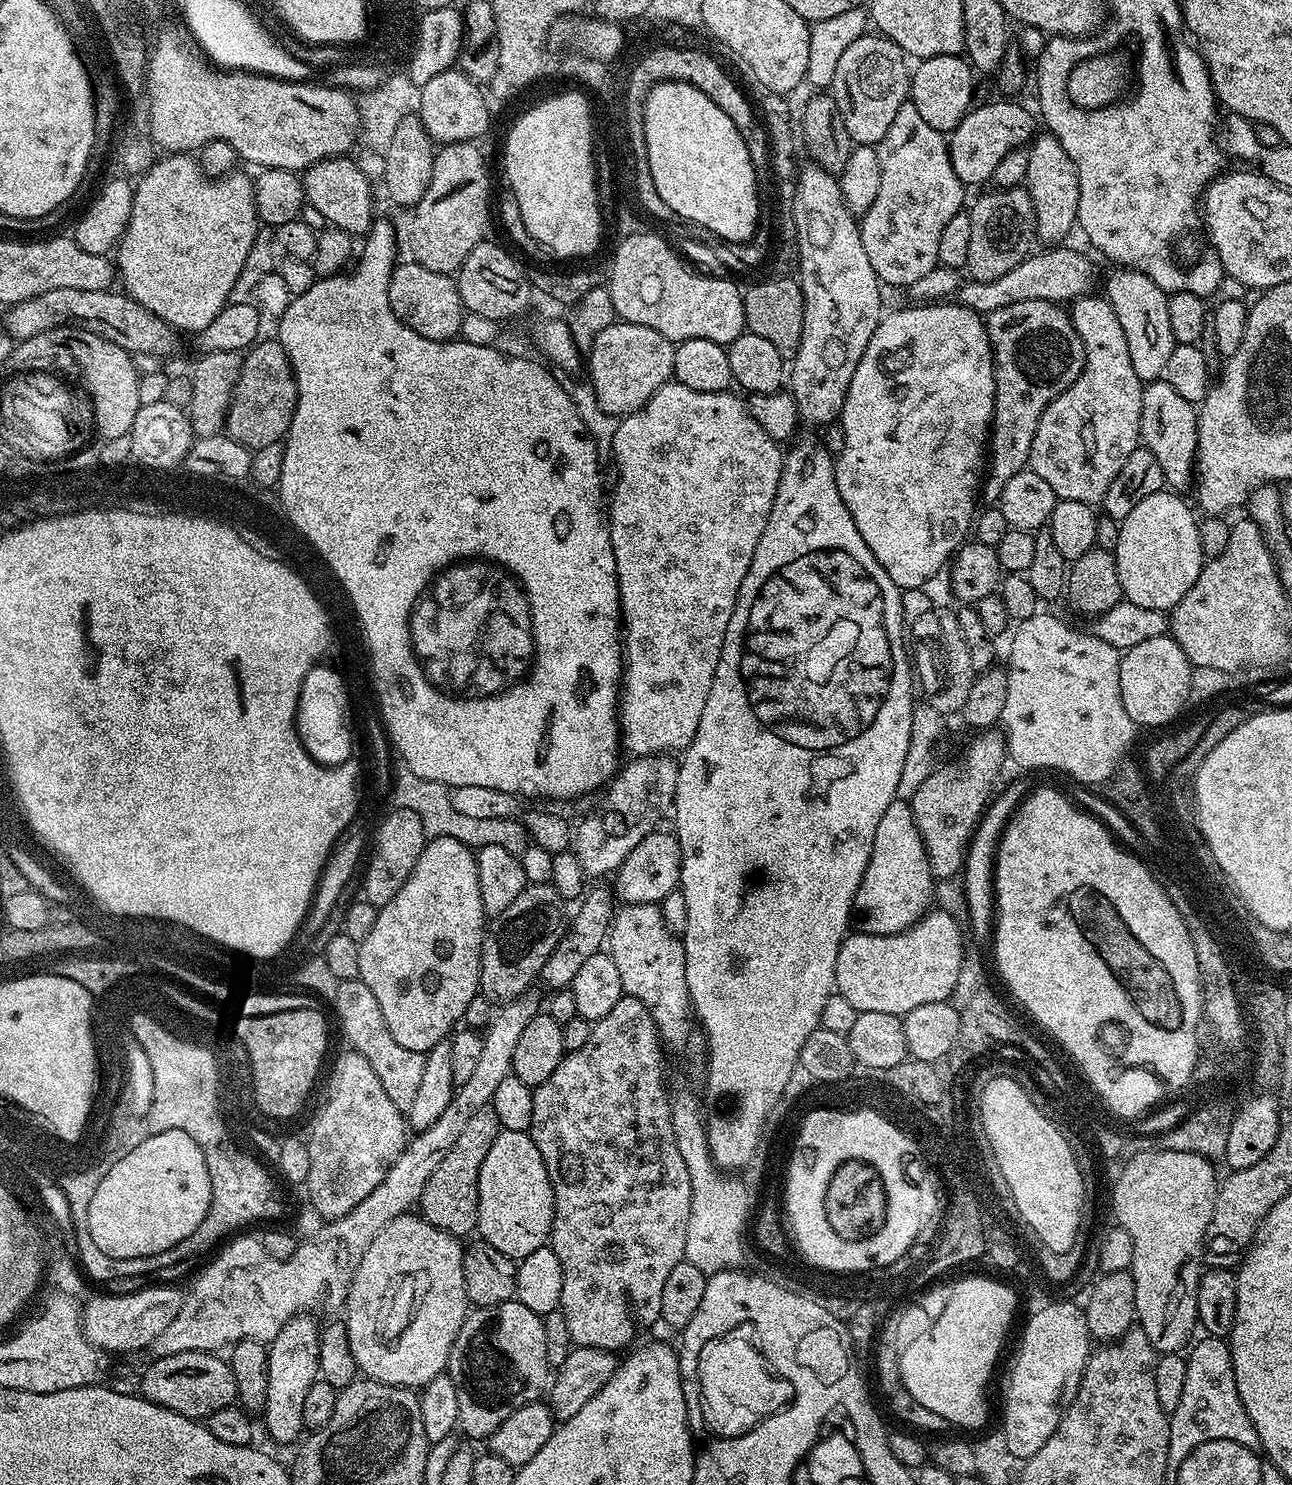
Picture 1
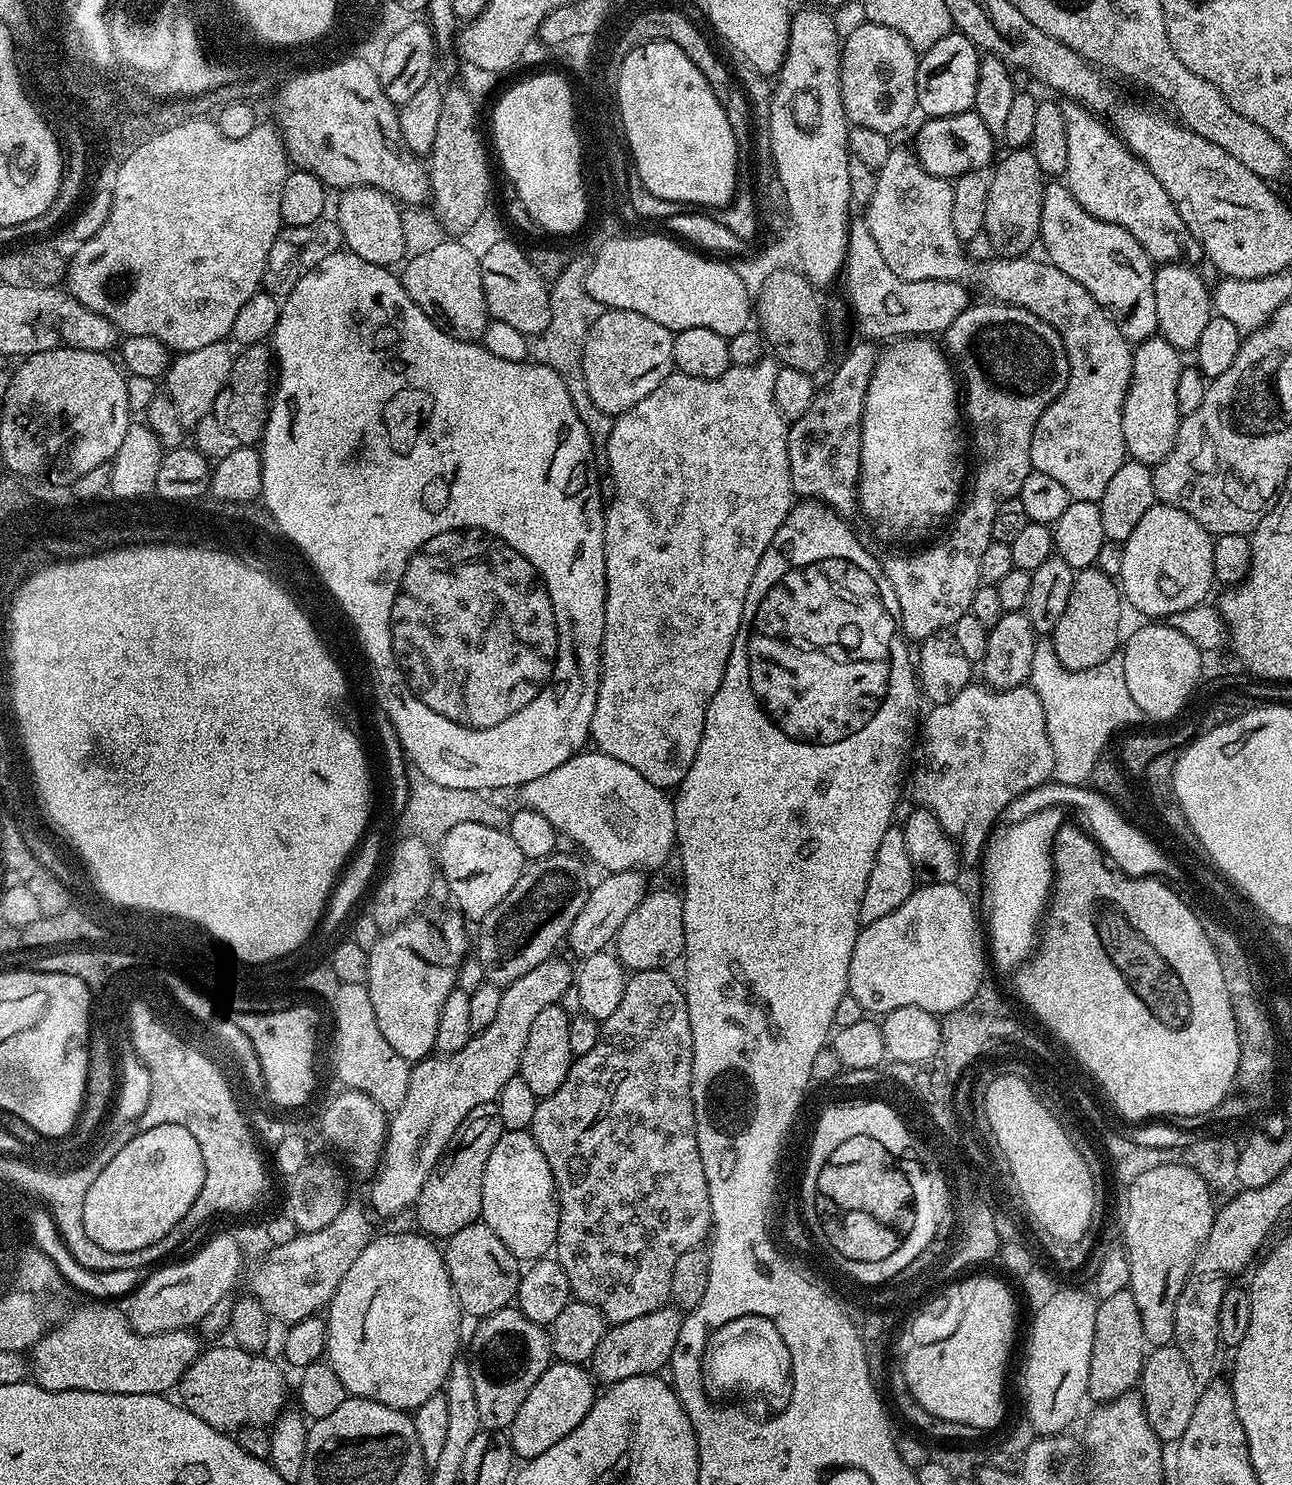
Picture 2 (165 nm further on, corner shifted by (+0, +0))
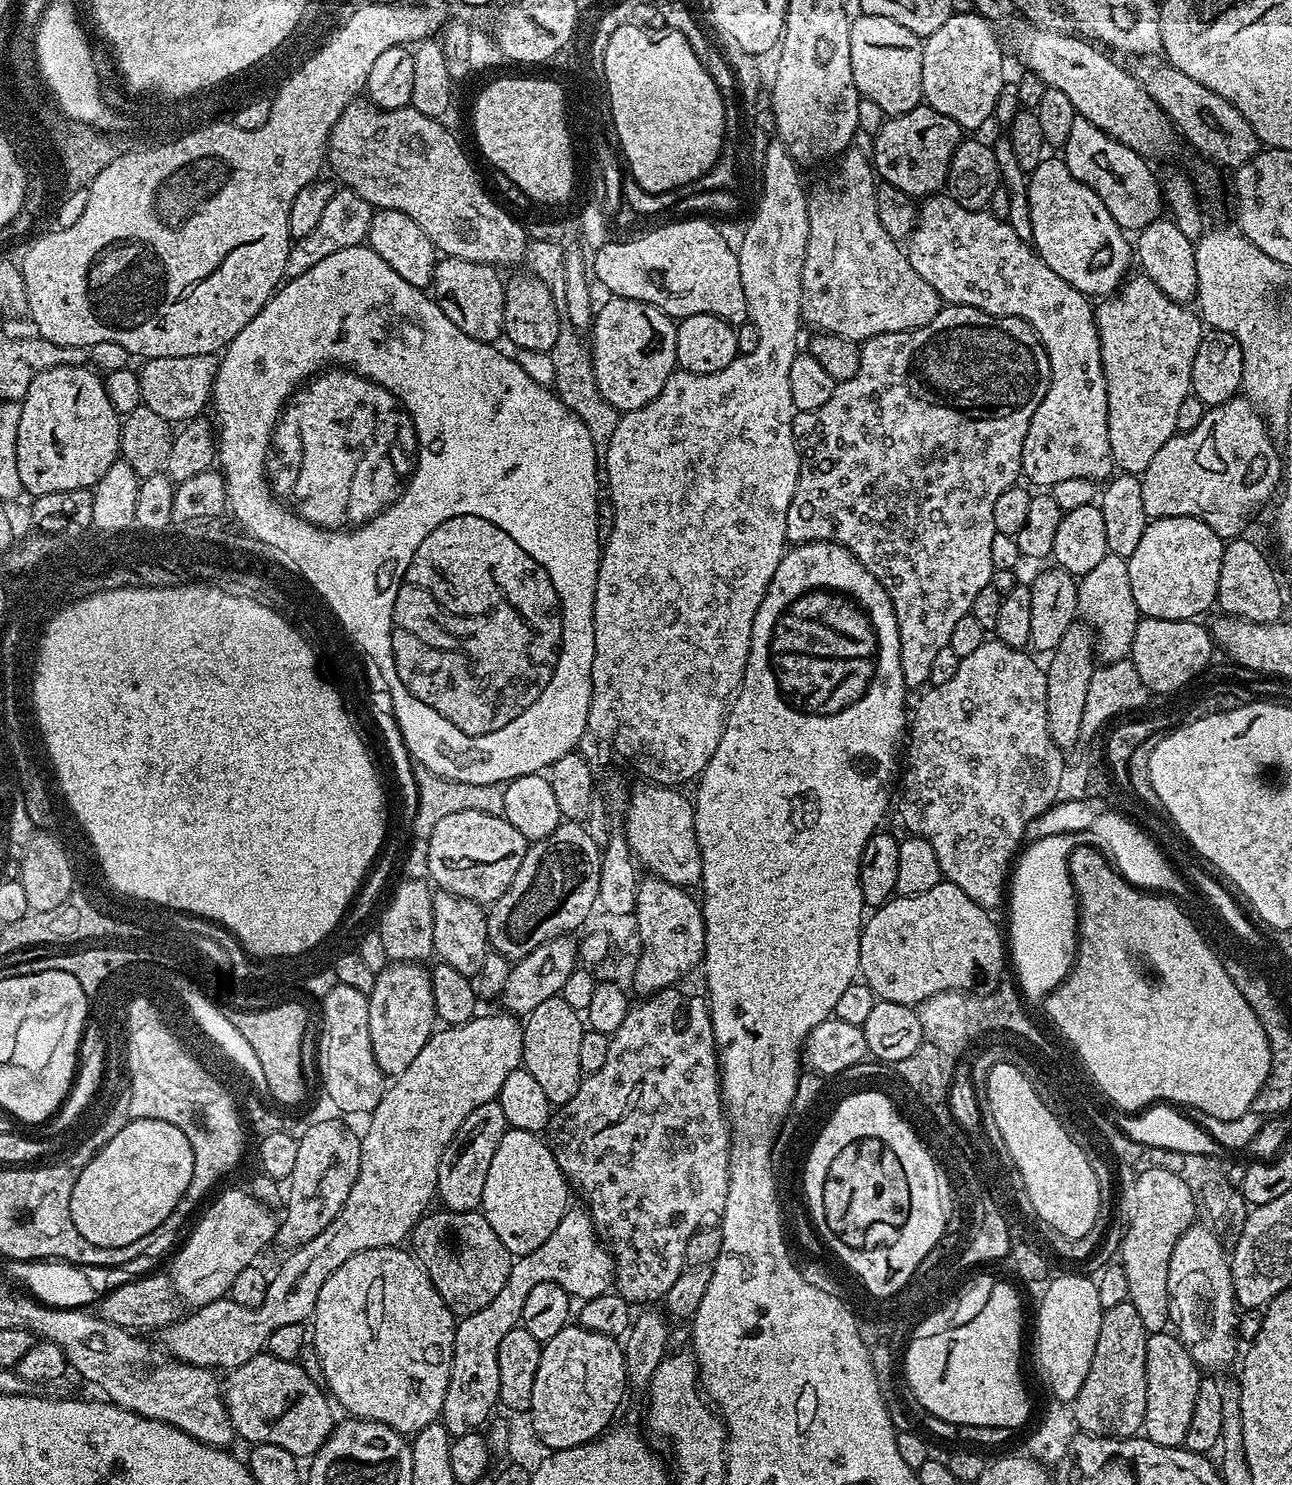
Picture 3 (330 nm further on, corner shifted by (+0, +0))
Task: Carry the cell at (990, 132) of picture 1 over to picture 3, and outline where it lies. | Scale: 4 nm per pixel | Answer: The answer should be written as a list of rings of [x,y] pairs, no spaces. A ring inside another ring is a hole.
[[[921,106],[910,110],[901,116],[889,116],[884,121],[884,125],[874,133],[876,140],[872,144],[870,159],[872,167],[879,179],[890,186],[898,186],[898,190],[906,190],[913,198],[924,198],[929,194],[936,194],[947,185],[950,162],[956,147],[960,145],[962,139],[962,129],[958,122],[946,118],[946,114],[938,114],[938,110]]]

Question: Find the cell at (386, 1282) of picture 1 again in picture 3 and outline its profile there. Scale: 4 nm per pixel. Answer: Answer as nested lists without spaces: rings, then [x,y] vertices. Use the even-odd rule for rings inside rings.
[[[400,1246],[375,1248],[346,1258],[322,1282],[322,1290],[318,1290],[316,1310],[310,1321],[310,1340],[321,1359],[323,1383],[331,1399],[337,1405],[340,1403],[349,1417],[382,1422],[401,1434],[415,1434],[441,1419],[458,1320],[446,1302],[442,1302],[442,1294],[438,1294],[420,1261],[411,1251],[404,1250]]]

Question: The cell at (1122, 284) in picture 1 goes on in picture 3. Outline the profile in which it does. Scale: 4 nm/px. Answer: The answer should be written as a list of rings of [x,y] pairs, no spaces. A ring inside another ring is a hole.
[[[1045,155],[1040,165],[1035,168],[1028,177],[1028,201],[1030,202],[1030,222],[1032,223],[1032,239],[1036,252],[1042,258],[1042,262],[1046,262],[1046,266],[1050,266],[1050,270],[1054,270],[1054,274],[1058,274],[1058,278],[1066,278],[1066,282],[1070,282],[1070,286],[1074,286],[1074,290],[1078,290],[1083,296],[1089,298],[1107,298],[1124,283],[1129,275],[1130,269],[1134,264],[1134,248],[1127,240],[1125,229],[1118,226],[1118,222],[1114,222],[1114,218],[1110,214],[1110,210],[1106,210],[1106,206],[1102,202],[1102,198],[1098,198],[1098,194],[1094,190],[1090,190],[1090,186],[1086,186],[1082,182],[1078,182],[1078,178],[1074,178],[1074,174],[1070,174],[1070,170],[1066,166],[1066,162],[1059,155]]]

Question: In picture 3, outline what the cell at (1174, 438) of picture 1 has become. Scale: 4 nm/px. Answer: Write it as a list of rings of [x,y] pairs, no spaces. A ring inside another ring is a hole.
[[[1143,274],[1129,275],[1111,296],[1095,305],[1094,311],[1106,378],[1112,463],[1121,473],[1143,474],[1154,454],[1158,454],[1158,450],[1162,450],[1162,446],[1166,446],[1166,442],[1177,433],[1178,409],[1182,407],[1182,398],[1192,391],[1194,354],[1198,354],[1198,342],[1205,329],[1200,316],[1188,304],[1166,298],[1166,294],[1162,294],[1162,290],[1158,290],[1158,286]]]

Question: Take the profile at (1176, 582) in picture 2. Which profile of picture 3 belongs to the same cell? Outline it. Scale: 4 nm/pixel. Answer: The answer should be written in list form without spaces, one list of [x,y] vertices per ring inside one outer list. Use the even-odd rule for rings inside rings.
[[[1162,516],[1149,519],[1138,546],[1127,558],[1130,570],[1130,591],[1134,593],[1134,602],[1138,606],[1141,617],[1158,618],[1159,620],[1196,620],[1208,607],[1213,607],[1216,604],[1216,595],[1218,594],[1218,570],[1222,570],[1224,546],[1225,541],[1221,540],[1218,534],[1214,534],[1214,530],[1210,530],[1210,526],[1206,526],[1206,522],[1197,520],[1194,516]]]

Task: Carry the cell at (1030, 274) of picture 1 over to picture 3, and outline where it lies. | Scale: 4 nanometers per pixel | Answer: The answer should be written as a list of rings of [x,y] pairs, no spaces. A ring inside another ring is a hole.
[[[853,146],[841,152],[835,161],[836,169],[825,180],[807,189],[808,197],[808,241],[806,258],[802,262],[802,294],[800,295],[800,318],[812,330],[828,333],[829,336],[841,336],[847,340],[863,342],[878,334],[891,332],[909,332],[926,326],[940,312],[940,296],[910,266],[907,251],[897,241],[886,234],[886,226],[878,222],[876,205],[876,185],[878,177],[872,167],[872,161]]]

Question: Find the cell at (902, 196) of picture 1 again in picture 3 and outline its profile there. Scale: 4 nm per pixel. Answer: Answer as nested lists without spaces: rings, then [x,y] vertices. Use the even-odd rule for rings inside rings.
[[[947,194],[929,195],[919,205],[916,225],[906,241],[906,251],[910,266],[914,266],[914,271],[934,286],[945,305],[961,304],[995,316],[1017,316],[1038,334],[1050,358],[1050,386],[1046,390],[1046,398],[1042,398],[1038,410],[1034,410],[1034,418],[1030,418],[1030,430],[1022,446],[1020,463],[1023,479],[1028,479],[1029,485],[1045,486],[1057,484],[1065,478],[1107,481],[1113,475],[1114,465],[1108,437],[1106,378],[1093,301],[1074,290],[1066,278],[1058,278],[1058,274],[1042,262],[1035,247],[1014,234],[1007,219],[994,215],[991,210],[966,210]]]

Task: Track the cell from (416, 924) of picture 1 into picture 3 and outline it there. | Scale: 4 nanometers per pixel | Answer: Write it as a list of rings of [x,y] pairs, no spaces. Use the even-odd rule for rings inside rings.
[[[390,962],[380,972],[376,973],[374,990],[366,993],[368,997],[368,1009],[370,1010],[370,1046],[374,1050],[374,1062],[384,1071],[385,1077],[395,1078],[401,1076],[418,1058],[422,1046],[432,1036],[438,1021],[434,1010],[434,990],[429,969],[420,962]]]

